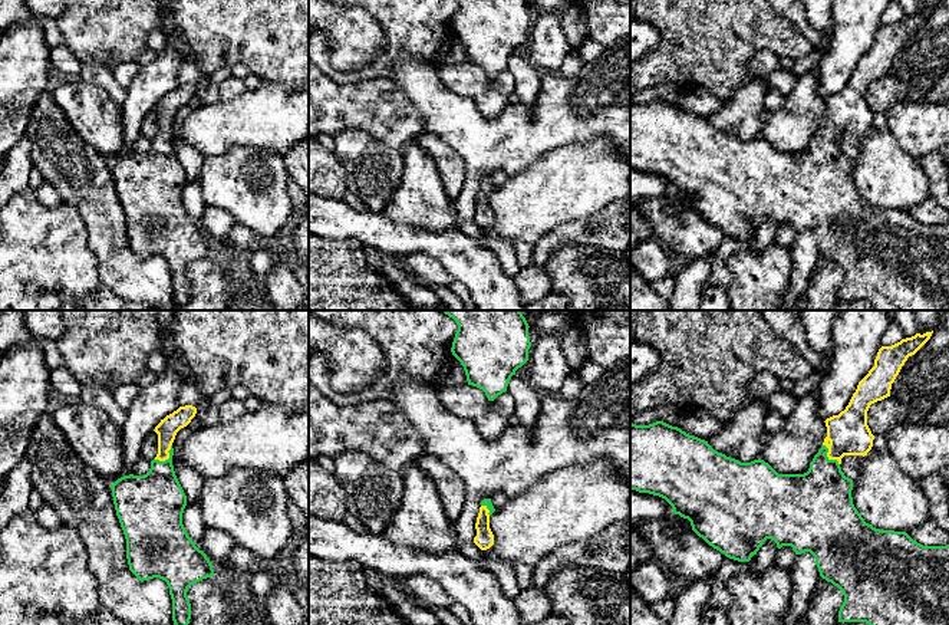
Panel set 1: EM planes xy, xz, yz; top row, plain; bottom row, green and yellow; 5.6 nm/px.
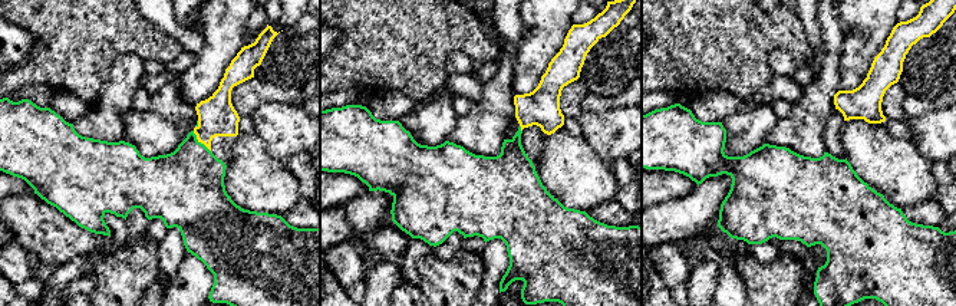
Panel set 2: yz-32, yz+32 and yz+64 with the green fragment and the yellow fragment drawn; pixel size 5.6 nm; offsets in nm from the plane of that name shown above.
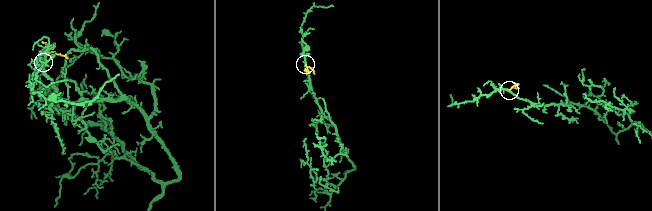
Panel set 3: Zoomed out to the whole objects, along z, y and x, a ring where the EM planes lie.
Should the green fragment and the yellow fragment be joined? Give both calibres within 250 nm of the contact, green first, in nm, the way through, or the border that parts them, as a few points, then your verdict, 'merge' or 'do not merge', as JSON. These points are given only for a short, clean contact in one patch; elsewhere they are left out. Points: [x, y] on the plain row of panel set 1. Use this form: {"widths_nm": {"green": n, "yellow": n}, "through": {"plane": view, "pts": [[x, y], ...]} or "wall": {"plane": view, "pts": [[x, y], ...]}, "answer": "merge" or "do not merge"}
{"widths_nm": {"green": 360, "yellow": 240}, "through": {"plane": "yz", "pts": [[820, 178], [827, 135], [849, 112]]}, "answer": "merge"}

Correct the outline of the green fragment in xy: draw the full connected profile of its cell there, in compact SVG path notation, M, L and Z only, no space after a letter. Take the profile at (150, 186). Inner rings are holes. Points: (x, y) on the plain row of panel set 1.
M185 83L161 98L154 108L158 112L158 132L149 149L123 154L111 162L126 217L129 249L141 260L154 256L167 260L175 306L185 306L191 297L188 266L214 254L210 237L182 203L187 174L172 144L175 114L195 92L195 85Z

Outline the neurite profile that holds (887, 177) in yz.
M870 128L861 138L859 155L853 158L853 182L866 201L880 208L907 210L929 197L929 178L920 162L906 154L889 131Z

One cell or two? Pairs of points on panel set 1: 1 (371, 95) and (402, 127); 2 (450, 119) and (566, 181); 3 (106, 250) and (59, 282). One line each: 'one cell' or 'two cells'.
1: one cell
2: two cells
3: two cells

